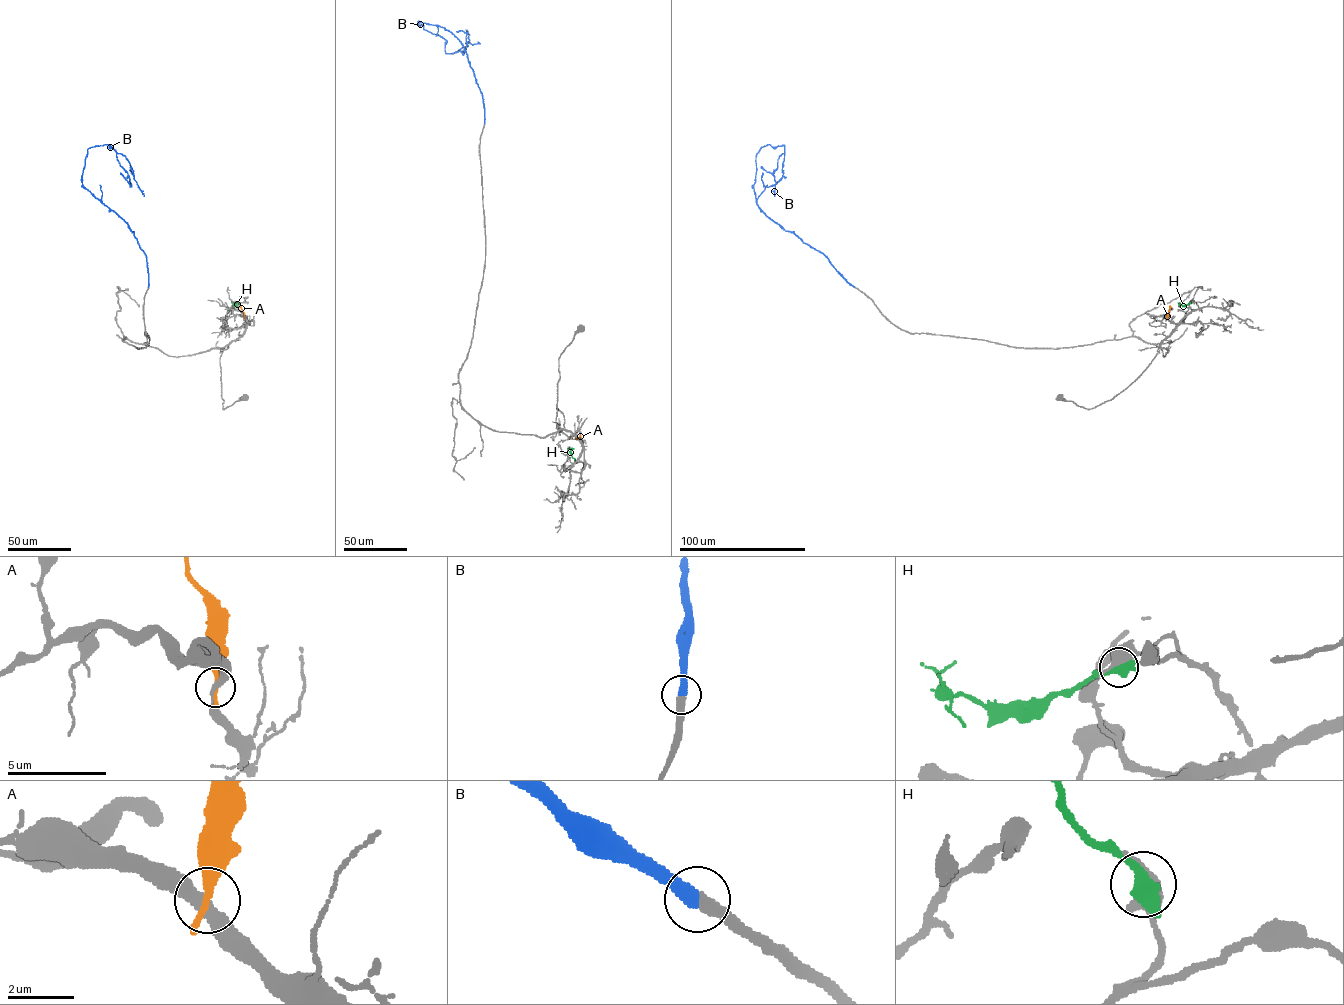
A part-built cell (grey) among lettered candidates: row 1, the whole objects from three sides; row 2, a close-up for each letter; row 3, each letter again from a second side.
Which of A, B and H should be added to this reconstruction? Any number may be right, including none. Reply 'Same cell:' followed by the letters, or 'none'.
Same cell: B

